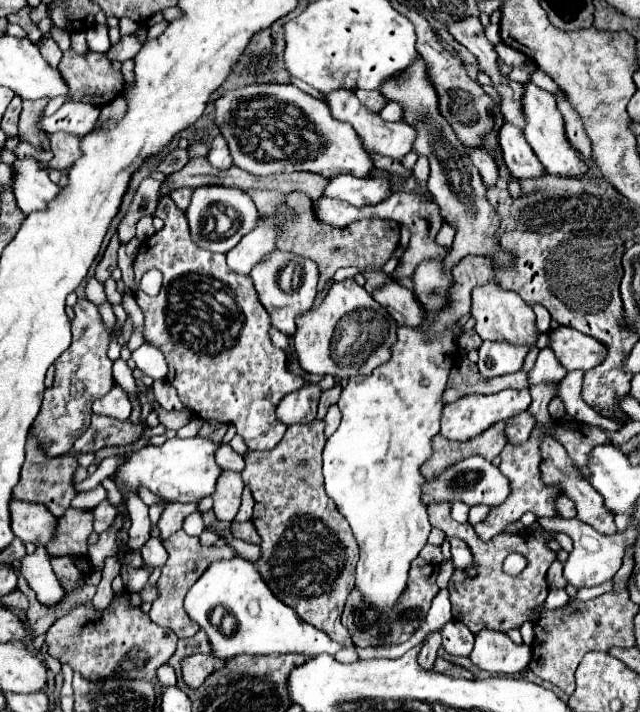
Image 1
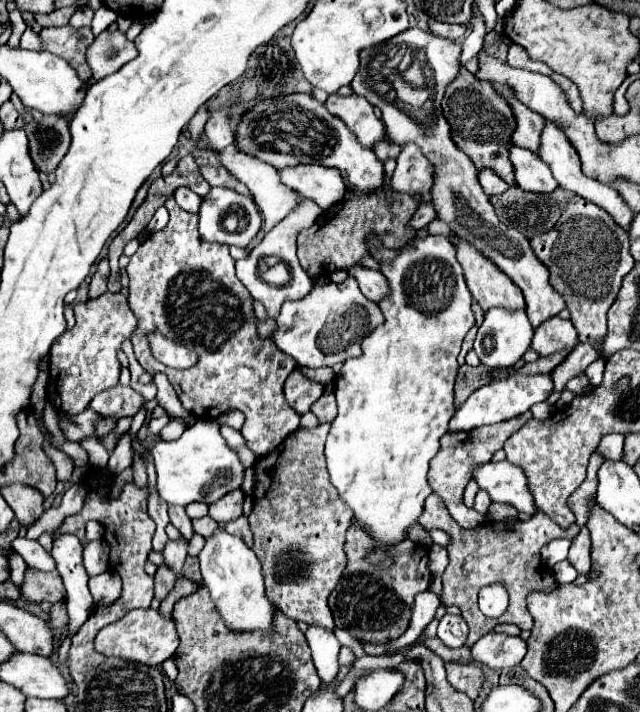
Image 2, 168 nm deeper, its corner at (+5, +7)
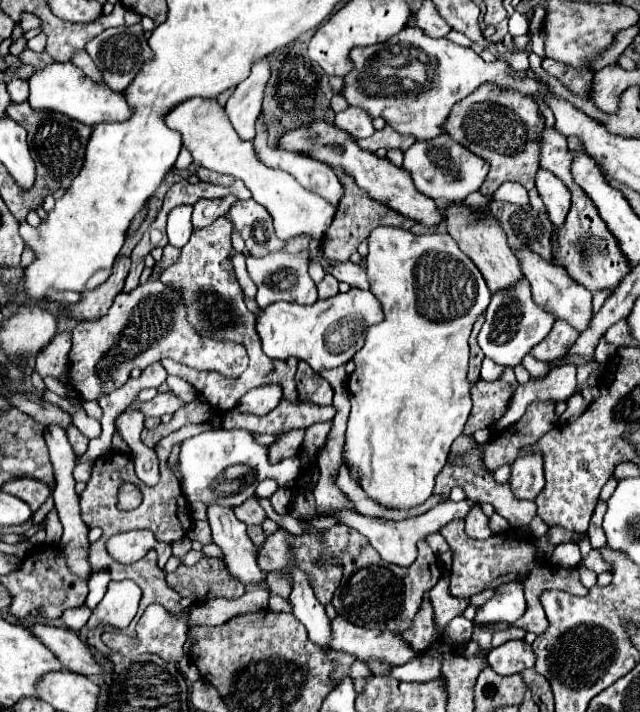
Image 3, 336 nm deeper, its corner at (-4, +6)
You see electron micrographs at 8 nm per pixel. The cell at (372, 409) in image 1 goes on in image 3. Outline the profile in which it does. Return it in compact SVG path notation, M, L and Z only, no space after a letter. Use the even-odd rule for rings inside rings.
M379 226L371 232L369 236L369 254L367 254L367 274L371 280L371 292L373 296L381 302L383 312L385 312L385 320L371 326L367 330L367 340L361 352L357 352L353 356L355 362L355 370L353 374L349 374L347 380L347 390L349 390L349 402L351 402L351 414L349 414L349 422L347 422L347 432L345 432L345 444L343 444L343 460L349 468L357 470L359 474L359 486L365 490L365 494L379 502L385 508L393 508L393 510L409 510L415 506L421 506L431 494L433 494L433 480L435 476L441 472L441 468L447 464L447 456L449 456L449 448L453 444L453 440L457 436L463 434L463 426L465 420L471 412L471 398L469 398L469 380L467 380L467 362L470 358L470 349L467 340L470 338L471 328L475 324L475 320L485 312L491 292L481 276L481 272L477 270L477 266L459 250L457 242L445 232L437 232L437 234L425 234L425 236L415 236L407 230L401 228L393 228L393 226Z

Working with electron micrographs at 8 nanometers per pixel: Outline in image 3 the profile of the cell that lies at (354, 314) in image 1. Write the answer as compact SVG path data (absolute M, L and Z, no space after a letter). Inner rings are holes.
M351 288L345 294L335 294L315 304L301 306L293 302L275 302L257 314L257 334L263 342L263 352L273 360L297 358L305 360L315 372L331 370L347 364L365 344L367 328L381 322L383 310L379 300L365 290Z

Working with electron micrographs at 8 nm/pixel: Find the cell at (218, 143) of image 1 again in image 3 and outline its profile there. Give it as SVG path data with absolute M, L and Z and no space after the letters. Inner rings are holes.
M261 58L251 68L251 74L237 86L233 96L227 100L225 112L229 122L233 124L235 132L243 140L253 140L255 122L261 114L261 100L265 84L271 76L267 58Z

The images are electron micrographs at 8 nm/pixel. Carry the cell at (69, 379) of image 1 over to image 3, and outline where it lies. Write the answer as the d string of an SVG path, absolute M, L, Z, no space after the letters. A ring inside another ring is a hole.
M149 280L131 292L117 294L105 316L83 320L73 328L69 386L83 400L99 400L103 394L121 388L133 368L145 370L161 358L171 358L195 370L217 370L229 378L237 378L247 368L247 352L243 346L199 336L185 318L179 294L159 280Z

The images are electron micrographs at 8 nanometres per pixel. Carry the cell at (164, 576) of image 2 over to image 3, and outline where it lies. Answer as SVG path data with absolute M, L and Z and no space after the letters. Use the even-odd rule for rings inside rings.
M203 556L195 566L179 564L179 568L167 574L167 584L179 594L189 598L195 604L207 602L209 598L239 598L245 592L245 586L231 578L221 560Z

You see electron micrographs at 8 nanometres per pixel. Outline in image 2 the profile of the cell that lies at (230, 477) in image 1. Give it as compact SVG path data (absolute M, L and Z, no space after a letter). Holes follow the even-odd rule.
M236 489L236 493L228 493L228 497L212 503L208 515L220 525L224 525L242 515L242 503L244 503L244 493L242 489Z

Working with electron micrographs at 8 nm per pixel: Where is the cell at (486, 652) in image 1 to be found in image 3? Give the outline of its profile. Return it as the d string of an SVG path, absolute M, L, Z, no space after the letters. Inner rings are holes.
M511 640L497 648L491 648L487 660L497 674L509 676L509 674L519 674L525 668L531 668L535 664L535 654L525 640Z

